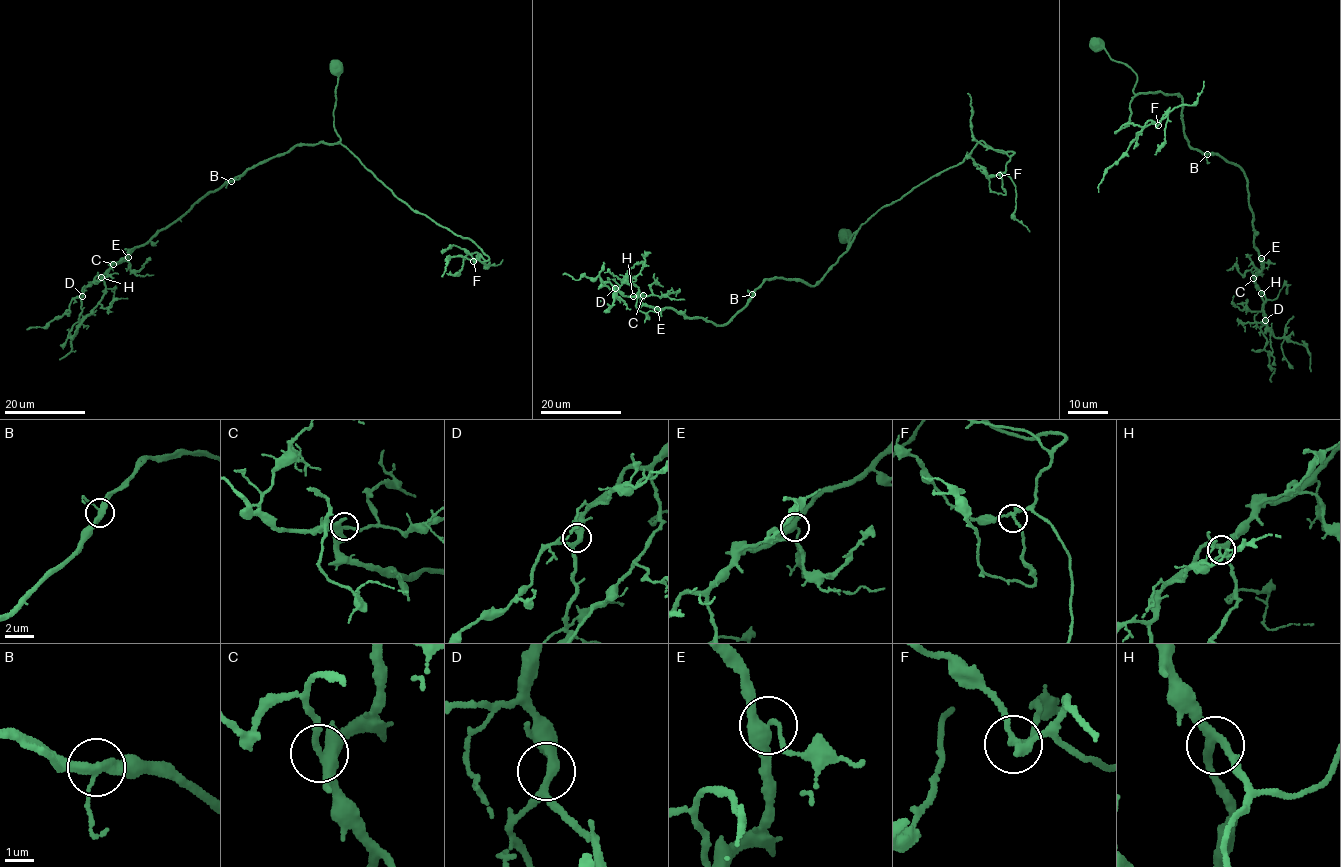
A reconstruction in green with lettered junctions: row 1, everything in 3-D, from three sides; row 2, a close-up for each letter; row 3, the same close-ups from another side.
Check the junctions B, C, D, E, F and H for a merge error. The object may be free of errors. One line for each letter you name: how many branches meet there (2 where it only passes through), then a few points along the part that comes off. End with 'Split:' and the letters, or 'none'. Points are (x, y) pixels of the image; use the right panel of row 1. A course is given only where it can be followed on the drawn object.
Split: none

